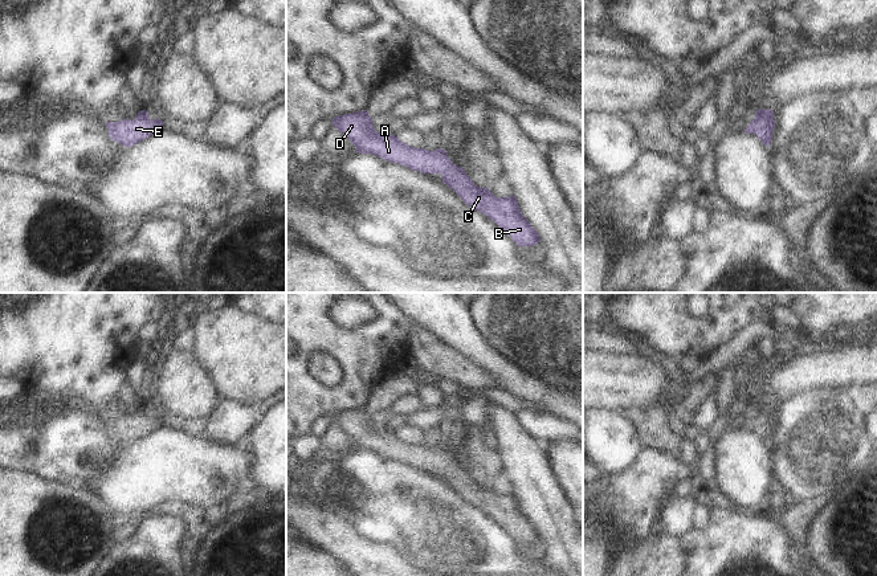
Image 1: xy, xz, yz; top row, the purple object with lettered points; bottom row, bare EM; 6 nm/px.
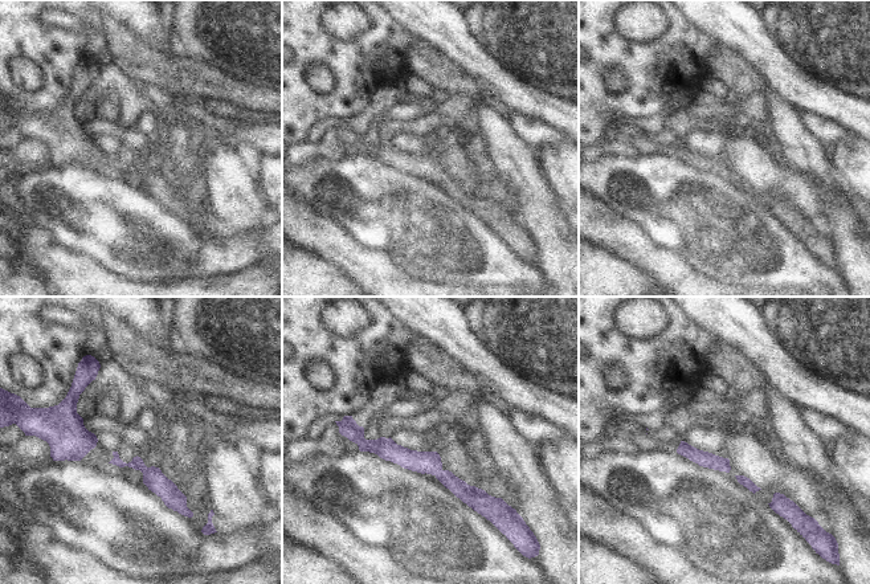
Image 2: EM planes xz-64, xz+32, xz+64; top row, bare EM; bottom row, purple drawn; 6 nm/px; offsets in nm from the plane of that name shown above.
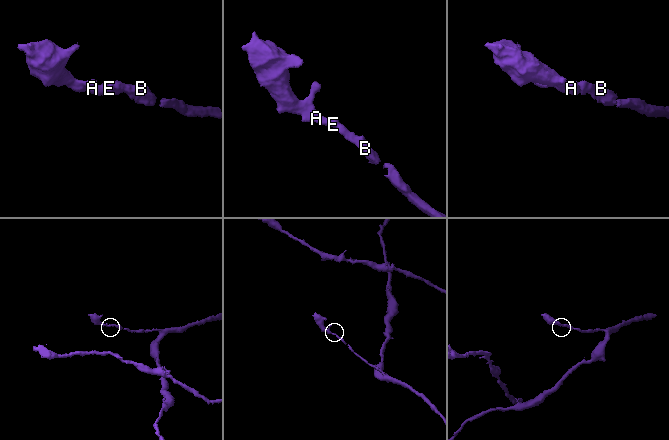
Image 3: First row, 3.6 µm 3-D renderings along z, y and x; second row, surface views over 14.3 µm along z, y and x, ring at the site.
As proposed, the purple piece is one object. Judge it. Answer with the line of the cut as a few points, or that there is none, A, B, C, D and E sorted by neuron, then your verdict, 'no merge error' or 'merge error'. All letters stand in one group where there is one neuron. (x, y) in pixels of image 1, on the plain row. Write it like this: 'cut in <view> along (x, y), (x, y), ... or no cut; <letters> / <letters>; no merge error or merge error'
no cut; A B C D E; no merge error

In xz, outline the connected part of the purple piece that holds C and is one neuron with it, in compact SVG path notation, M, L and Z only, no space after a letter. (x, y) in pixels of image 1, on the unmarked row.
M366 407L335 413L333 422L351 437L359 450L372 450L421 470L440 470L442 479L466 502L493 516L518 543L534 543L541 538L538 528L521 510L513 491L495 494L489 485L477 483L461 463L450 458L445 446L413 445L396 432L378 429Z

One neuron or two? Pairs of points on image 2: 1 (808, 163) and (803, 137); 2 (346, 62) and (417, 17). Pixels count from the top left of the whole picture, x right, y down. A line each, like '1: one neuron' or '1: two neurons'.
1: one neuron
2: two neurons

